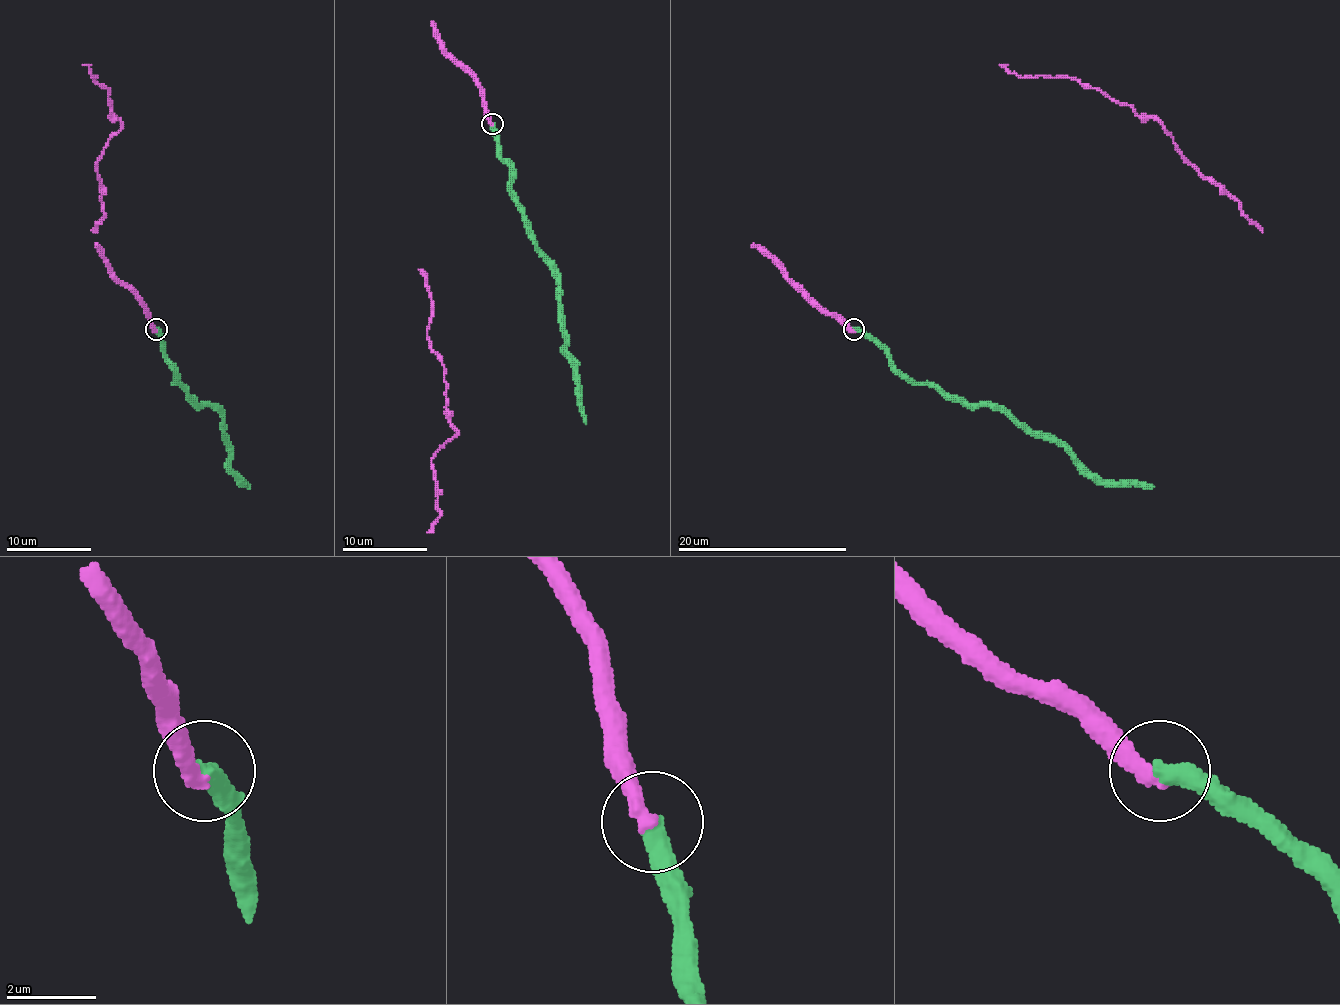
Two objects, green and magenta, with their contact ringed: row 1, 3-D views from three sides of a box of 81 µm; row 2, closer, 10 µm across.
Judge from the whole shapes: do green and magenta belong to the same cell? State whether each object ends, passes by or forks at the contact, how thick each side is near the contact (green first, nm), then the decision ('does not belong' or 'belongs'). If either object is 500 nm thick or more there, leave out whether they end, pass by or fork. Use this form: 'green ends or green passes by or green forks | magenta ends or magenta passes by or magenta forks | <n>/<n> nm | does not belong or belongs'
green ends | magenta ends | 480/360 nm | belongs

